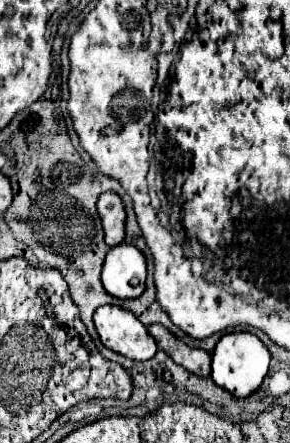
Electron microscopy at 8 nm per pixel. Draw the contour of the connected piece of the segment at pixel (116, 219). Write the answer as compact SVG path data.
M101 193L97 201L97 213L101 217L105 243L107 247L115 247L125 237L125 209L117 193Z

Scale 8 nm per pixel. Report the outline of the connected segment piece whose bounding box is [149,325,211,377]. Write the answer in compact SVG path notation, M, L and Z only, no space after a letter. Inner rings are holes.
M151 325L149 327L149 335L155 339L155 343L183 369L187 369L189 373L197 375L197 377L209 377L211 375L211 355L201 351L201 349L193 349L187 347L185 343L181 343L175 335L171 335L163 325Z

